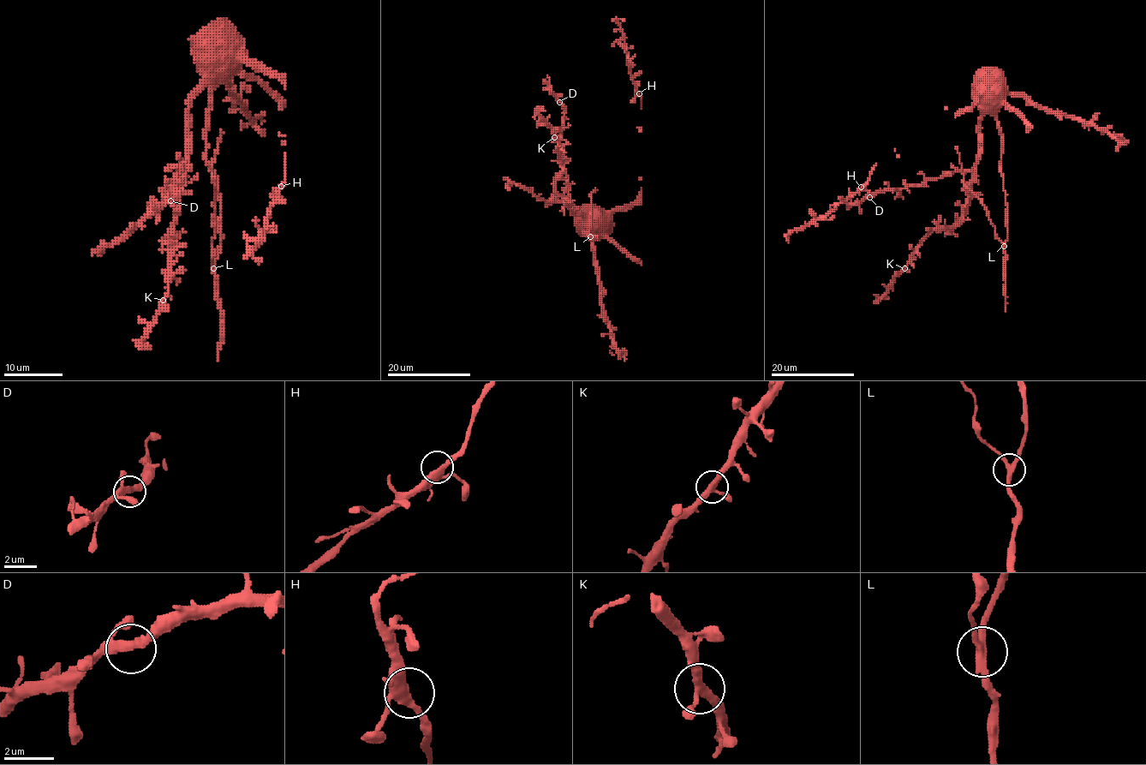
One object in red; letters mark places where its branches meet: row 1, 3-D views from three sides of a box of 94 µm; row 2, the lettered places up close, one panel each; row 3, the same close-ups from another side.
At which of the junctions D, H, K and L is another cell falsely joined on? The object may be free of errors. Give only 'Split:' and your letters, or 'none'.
Split: L

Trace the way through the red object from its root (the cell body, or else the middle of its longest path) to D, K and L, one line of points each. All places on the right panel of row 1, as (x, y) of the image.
D: (977, 147), (977, 162), (970, 169), (947, 172), (936, 178), (928, 178), (919, 185), (875, 191), (869, 197)
K: (977, 147), (975, 177), (964, 207), (964, 218), (953, 226), (933, 230), (904, 268)
L: (977, 147), (977, 122), (990, 113), (1001, 140), (1000, 172), (1008, 226), (1004, 245)

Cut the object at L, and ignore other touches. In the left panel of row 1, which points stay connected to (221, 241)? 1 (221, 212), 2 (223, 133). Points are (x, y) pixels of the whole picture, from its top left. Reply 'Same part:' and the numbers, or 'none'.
Same part: 1

